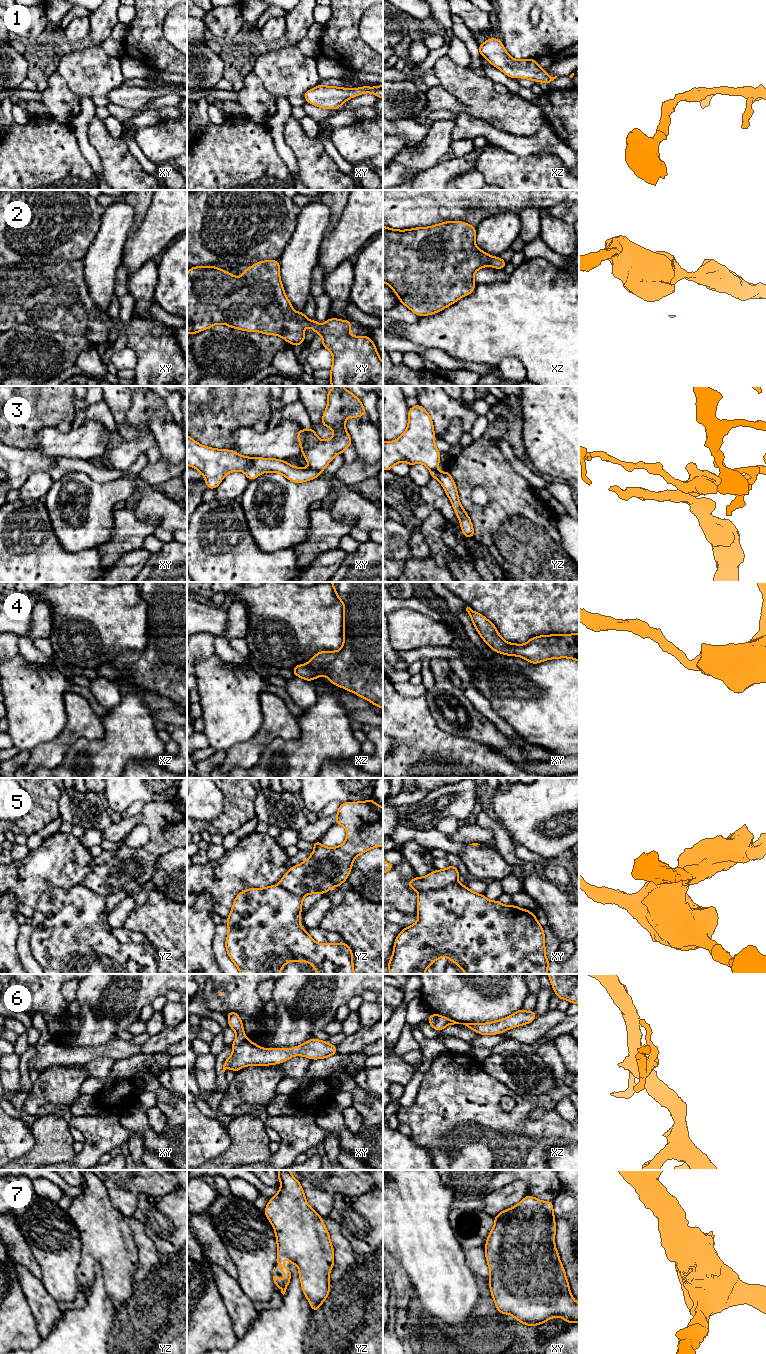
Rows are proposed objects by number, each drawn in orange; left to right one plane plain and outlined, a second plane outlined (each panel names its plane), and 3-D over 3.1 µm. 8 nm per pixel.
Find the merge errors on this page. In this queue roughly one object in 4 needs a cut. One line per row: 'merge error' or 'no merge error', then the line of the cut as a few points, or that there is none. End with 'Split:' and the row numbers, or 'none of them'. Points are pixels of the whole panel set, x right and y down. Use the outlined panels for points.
1: no merge error; cut none
2: no merge error; cut none
3: merge error; cut xy (310, 468), (320, 473)
4: no merge error; cut none
5: merge error; cut xy (456, 881), (419, 893)
6: no merge error; cut none
7: no merge error; cut none
Split: 3, 5

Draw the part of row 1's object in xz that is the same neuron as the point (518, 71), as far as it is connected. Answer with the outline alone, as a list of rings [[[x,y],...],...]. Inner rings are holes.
[[[498,38],[486,40],[478,47],[478,52],[510,78],[524,78],[548,85],[557,78],[550,77],[545,69],[538,66],[536,59],[513,59]]]

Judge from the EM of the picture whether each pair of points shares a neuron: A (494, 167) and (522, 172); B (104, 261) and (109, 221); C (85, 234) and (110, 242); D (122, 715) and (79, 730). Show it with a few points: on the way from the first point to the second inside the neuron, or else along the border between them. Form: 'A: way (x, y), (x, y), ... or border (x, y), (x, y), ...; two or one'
A: way (501, 168), (515, 172); one
B: way (105, 251), (109, 240), (109, 231); one
C: border (102, 215), (99, 221), (99, 229), (84, 258); two
D: border (101, 718), (101, 738), (82, 736); two

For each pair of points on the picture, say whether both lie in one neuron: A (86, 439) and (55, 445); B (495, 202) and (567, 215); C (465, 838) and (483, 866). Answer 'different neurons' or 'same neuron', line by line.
A: same neuron
B: different neurons
C: different neurons

